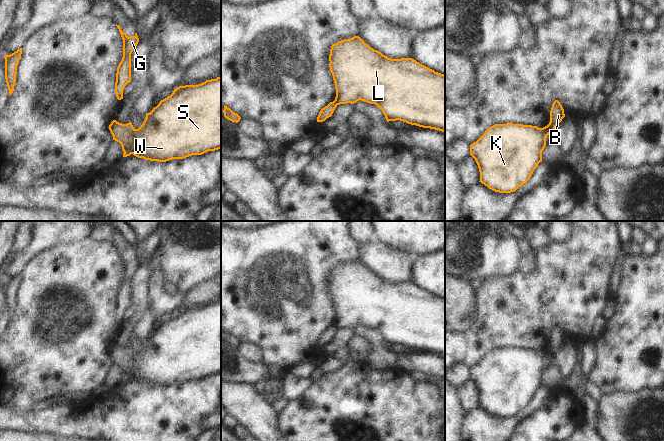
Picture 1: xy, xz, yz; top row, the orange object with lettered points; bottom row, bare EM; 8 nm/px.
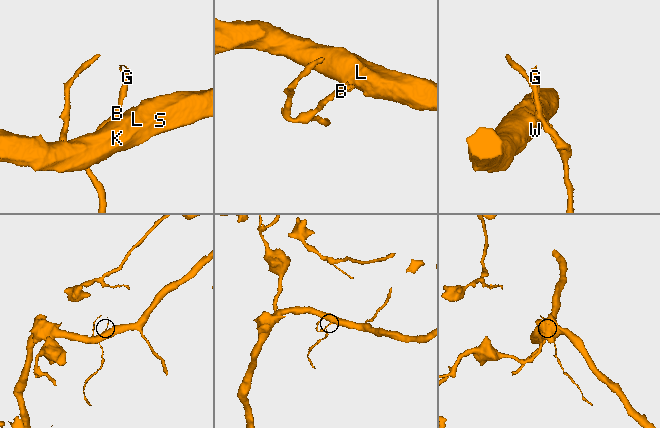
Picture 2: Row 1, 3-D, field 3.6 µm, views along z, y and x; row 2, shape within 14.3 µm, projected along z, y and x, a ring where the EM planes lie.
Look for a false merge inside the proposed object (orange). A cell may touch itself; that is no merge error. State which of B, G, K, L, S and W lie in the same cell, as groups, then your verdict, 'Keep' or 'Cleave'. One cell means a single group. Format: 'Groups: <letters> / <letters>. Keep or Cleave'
Groups: B G / K L S W. Cleave.

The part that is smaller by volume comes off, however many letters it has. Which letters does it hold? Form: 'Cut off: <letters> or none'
Cut off: B, G

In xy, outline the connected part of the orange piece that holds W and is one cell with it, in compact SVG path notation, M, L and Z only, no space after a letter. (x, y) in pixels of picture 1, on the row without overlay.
M221 300L206 304L198 309L177 311L170 320L161 324L150 337L146 337L146 342L138 353L135 353L131 346L122 348L113 344L110 356L113 364L121 368L124 376L123 381L133 378L145 384L166 386L221 373Z

